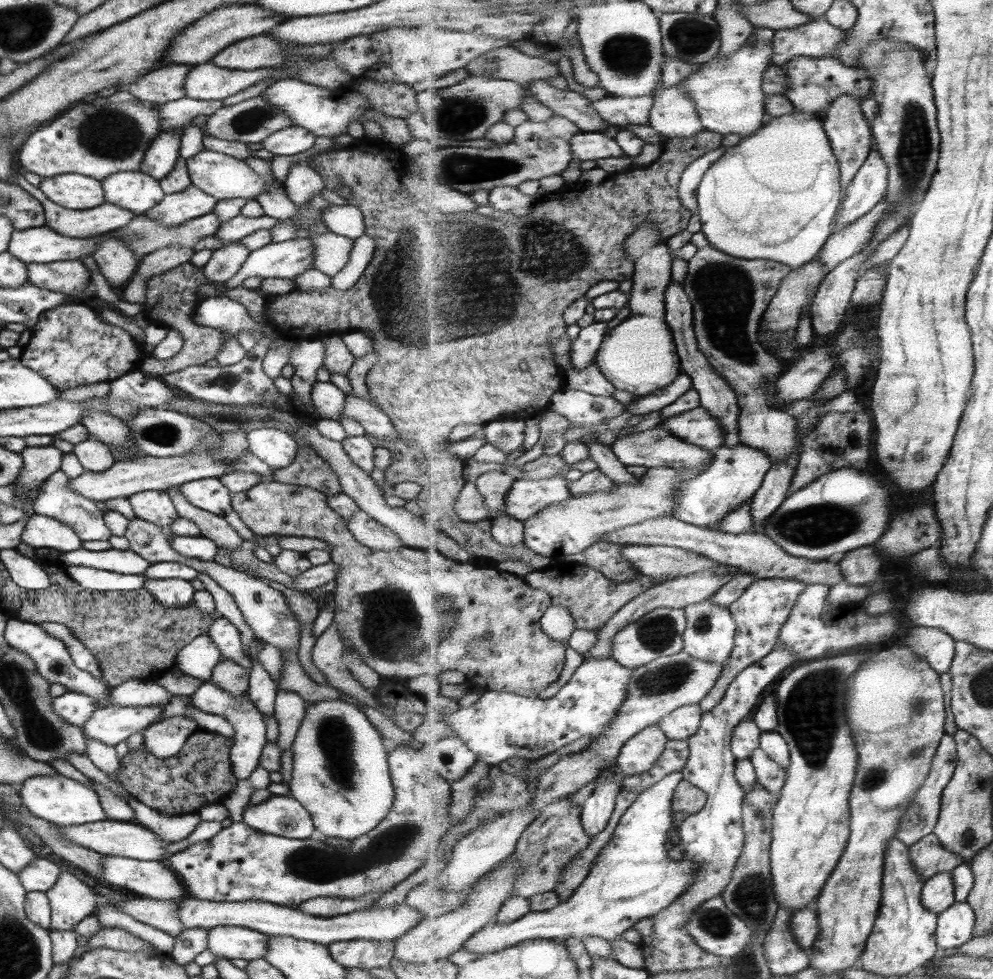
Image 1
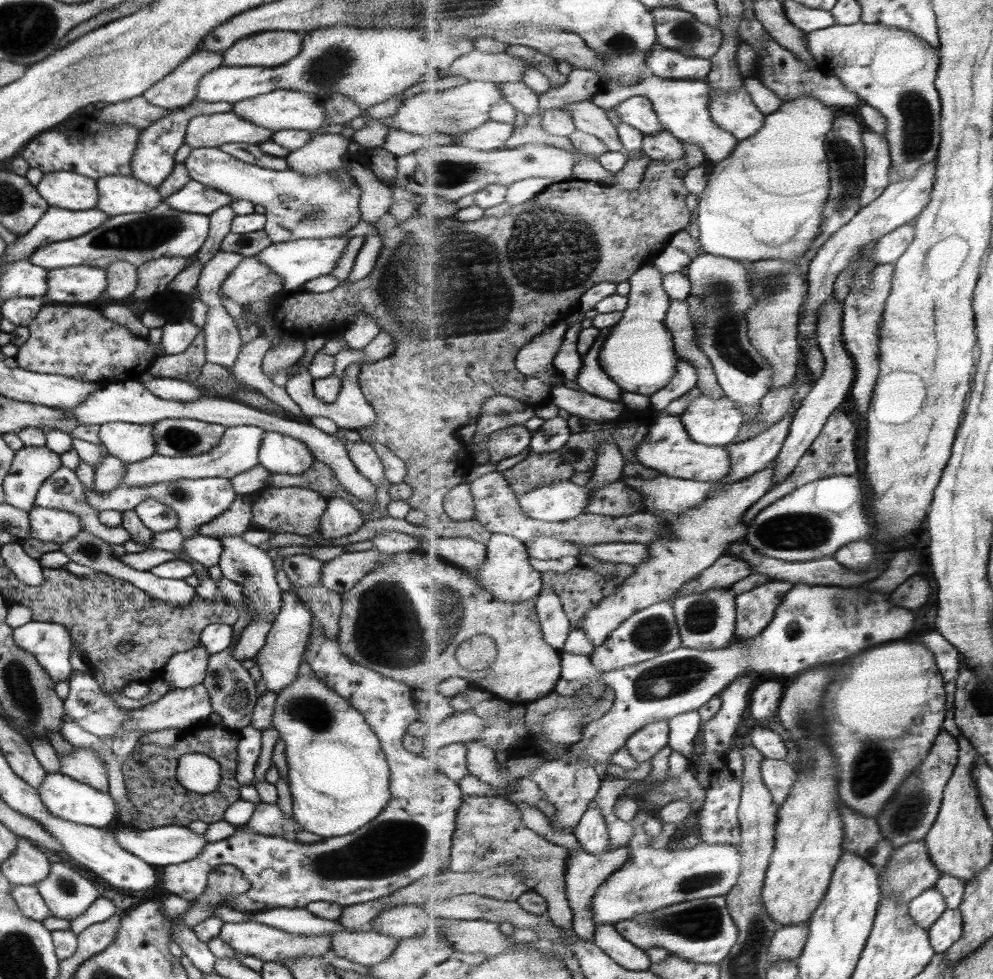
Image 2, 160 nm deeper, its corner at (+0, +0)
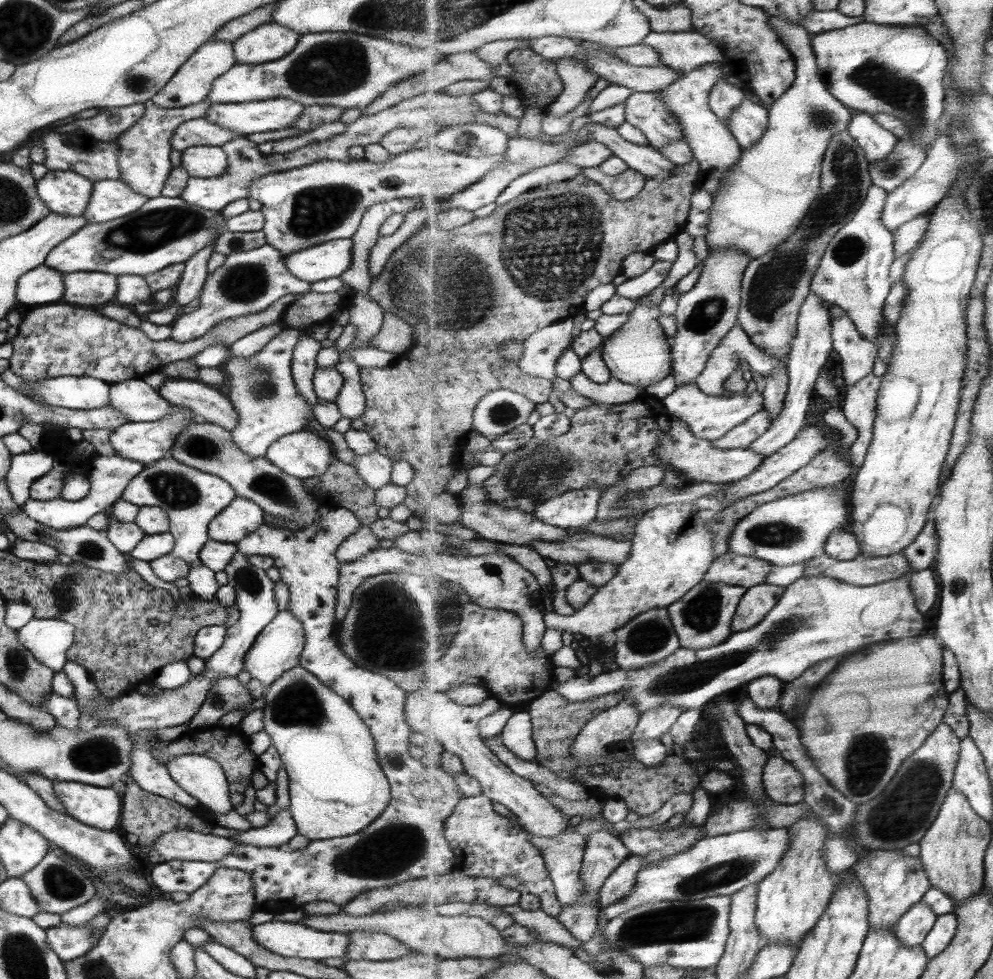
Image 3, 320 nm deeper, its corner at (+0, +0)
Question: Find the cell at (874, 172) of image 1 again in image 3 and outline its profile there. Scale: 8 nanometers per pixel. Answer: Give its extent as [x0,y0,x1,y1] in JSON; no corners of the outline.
[848,113,900,164]

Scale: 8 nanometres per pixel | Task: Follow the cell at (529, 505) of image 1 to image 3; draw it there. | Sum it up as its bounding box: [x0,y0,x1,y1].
[535,487,603,528]

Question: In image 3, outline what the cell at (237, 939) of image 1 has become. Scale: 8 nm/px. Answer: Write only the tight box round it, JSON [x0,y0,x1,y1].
[252,920,349,960]

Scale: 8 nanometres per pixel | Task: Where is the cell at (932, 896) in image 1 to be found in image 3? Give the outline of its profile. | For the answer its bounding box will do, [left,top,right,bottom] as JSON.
[893,902,938,946]

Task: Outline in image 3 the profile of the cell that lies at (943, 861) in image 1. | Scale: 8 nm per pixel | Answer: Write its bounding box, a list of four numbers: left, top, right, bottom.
[850,850,932,928]

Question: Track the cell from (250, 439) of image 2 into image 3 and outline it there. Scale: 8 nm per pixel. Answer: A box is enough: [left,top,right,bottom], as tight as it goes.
[219,328,310,457]

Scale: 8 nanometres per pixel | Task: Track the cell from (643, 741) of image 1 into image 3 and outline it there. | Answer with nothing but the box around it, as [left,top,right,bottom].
[630,706,684,742]

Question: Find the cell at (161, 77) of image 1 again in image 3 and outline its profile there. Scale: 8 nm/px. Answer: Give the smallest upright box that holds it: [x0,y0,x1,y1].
[150,40,237,108]

